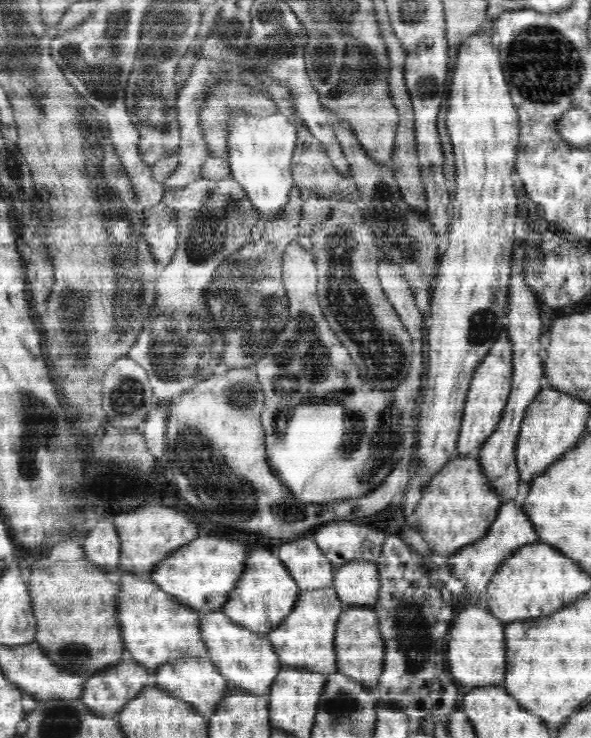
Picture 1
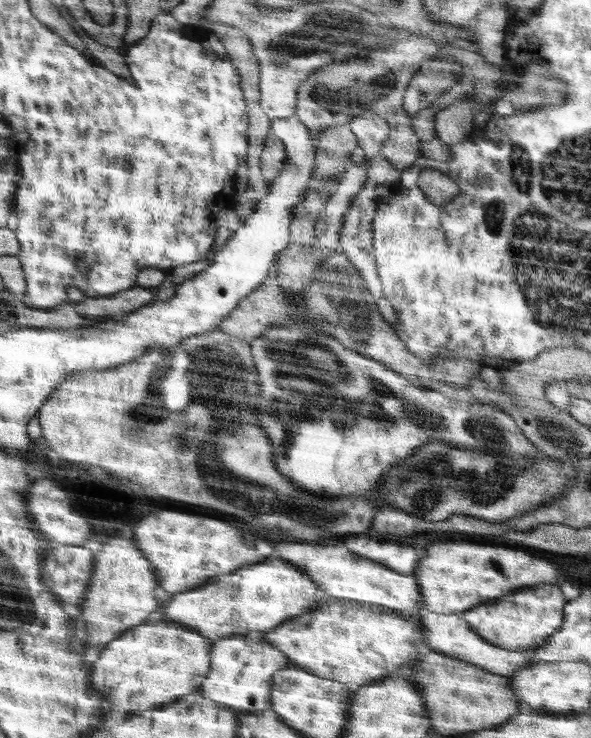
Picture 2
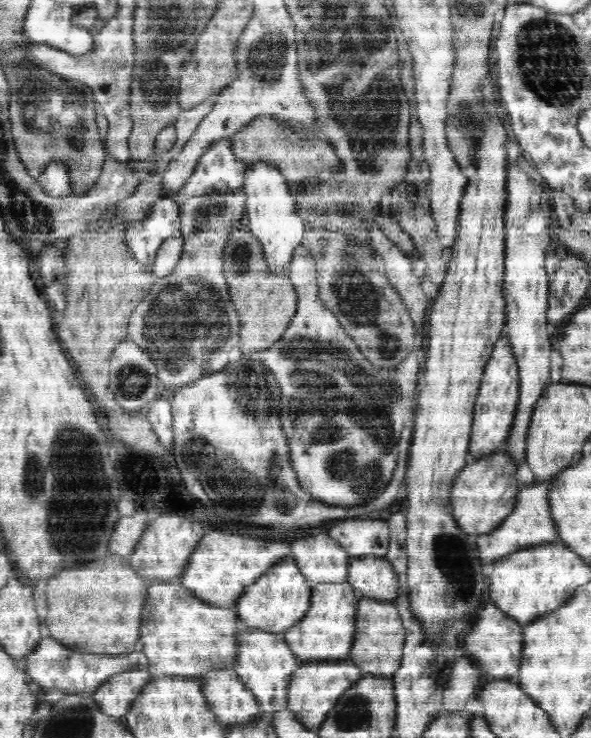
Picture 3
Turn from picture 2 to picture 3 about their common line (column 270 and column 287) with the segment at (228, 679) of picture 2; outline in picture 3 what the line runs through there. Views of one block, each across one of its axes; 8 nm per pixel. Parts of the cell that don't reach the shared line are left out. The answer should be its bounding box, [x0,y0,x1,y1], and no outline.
[232,629,303,713]

